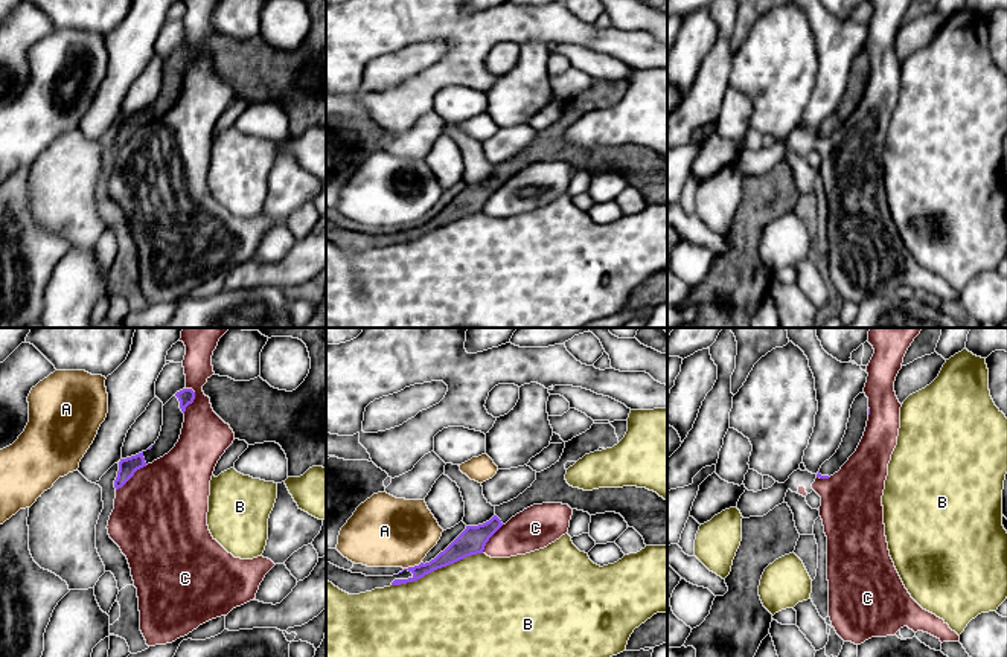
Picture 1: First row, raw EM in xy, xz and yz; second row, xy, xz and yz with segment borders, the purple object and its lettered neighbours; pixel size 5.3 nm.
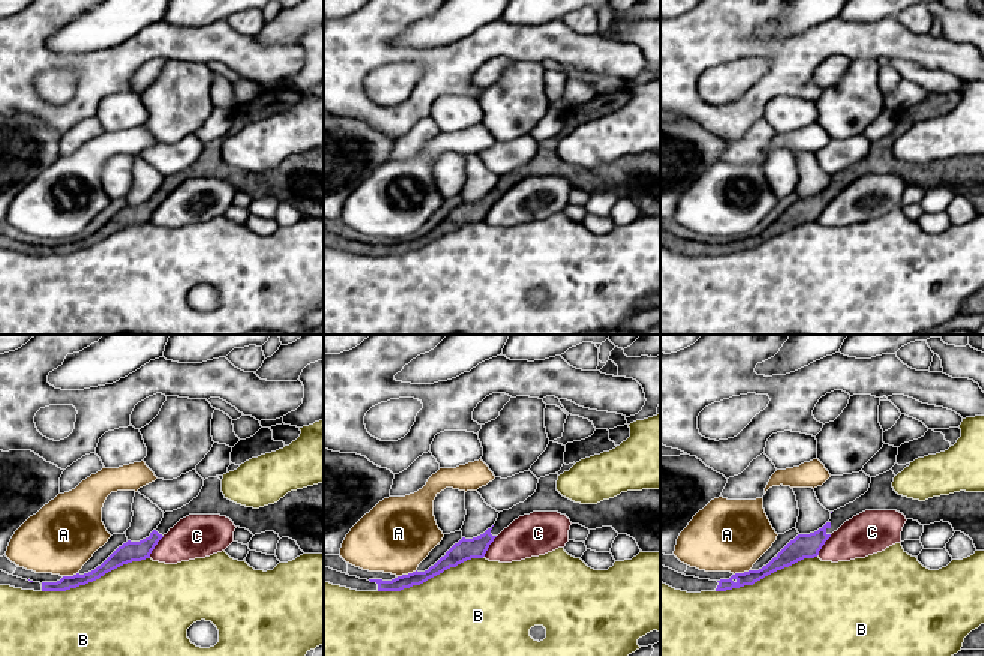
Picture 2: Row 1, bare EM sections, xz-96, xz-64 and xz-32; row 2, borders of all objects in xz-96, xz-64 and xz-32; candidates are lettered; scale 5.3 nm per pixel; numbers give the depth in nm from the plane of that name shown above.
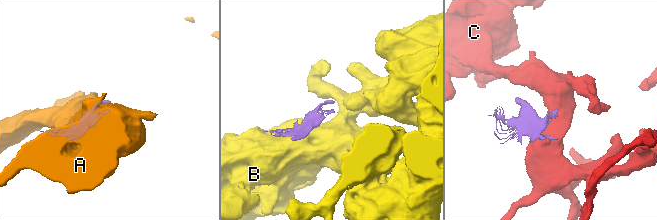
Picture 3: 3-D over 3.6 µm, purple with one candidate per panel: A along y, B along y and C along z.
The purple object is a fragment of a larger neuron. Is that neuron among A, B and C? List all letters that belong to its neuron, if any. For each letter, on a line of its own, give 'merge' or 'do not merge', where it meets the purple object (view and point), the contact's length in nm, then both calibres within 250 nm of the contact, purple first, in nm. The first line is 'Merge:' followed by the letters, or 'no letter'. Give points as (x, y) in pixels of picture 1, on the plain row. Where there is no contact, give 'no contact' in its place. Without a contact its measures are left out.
Merge: no letter
A: do not merge; contact xz (412, 226); length 100 nm; calibres 100 and 380 nm
B: do not merge; contact xz (436, 227); length 500 nm; calibres 140 and 500 nm
C: do not merge; contact xy (194, 57); length 140 nm; calibres 90 and 260 nm

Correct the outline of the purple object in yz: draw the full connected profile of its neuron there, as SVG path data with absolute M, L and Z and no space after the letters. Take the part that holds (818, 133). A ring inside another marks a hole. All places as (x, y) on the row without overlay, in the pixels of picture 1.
M859 52L852 62L847 88L839 107L829 119L821 123L817 136L829 137L835 131L838 131L841 125L849 119L849 116L856 110L864 95L868 73L868 56L865 55L865 52Z

